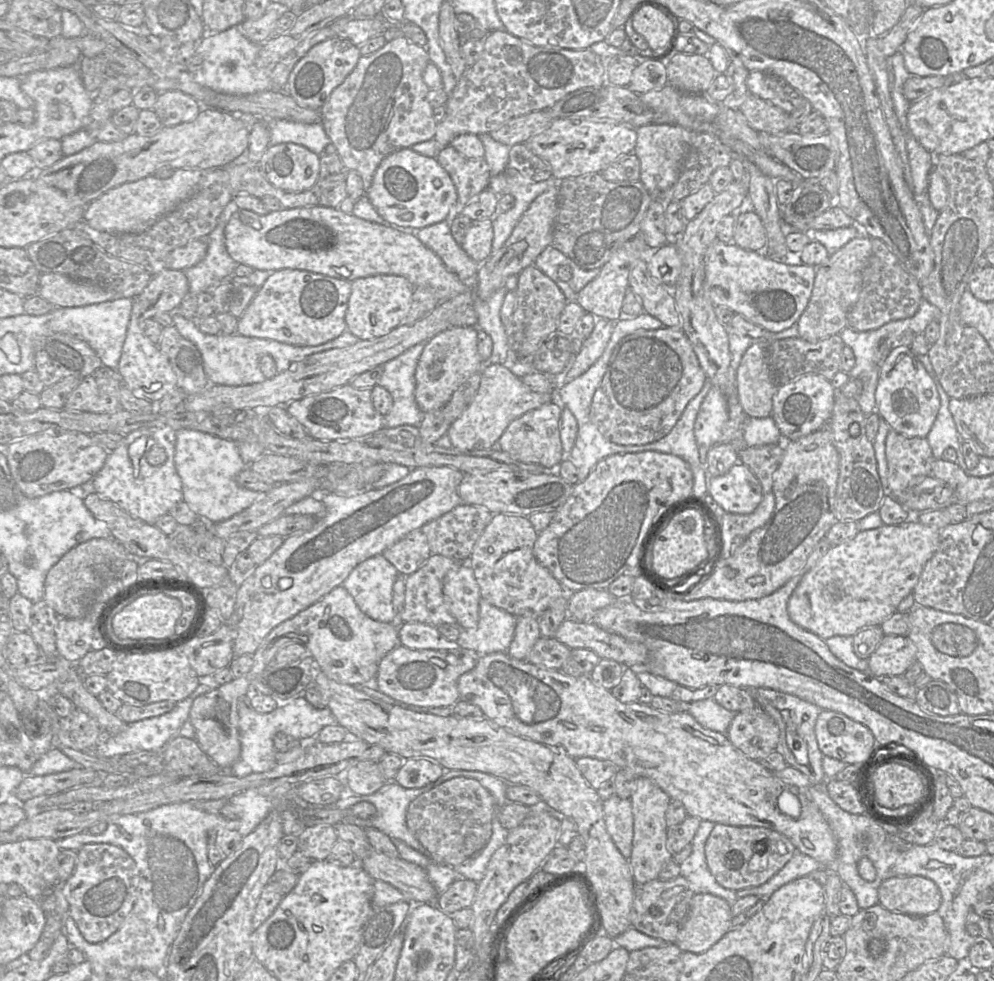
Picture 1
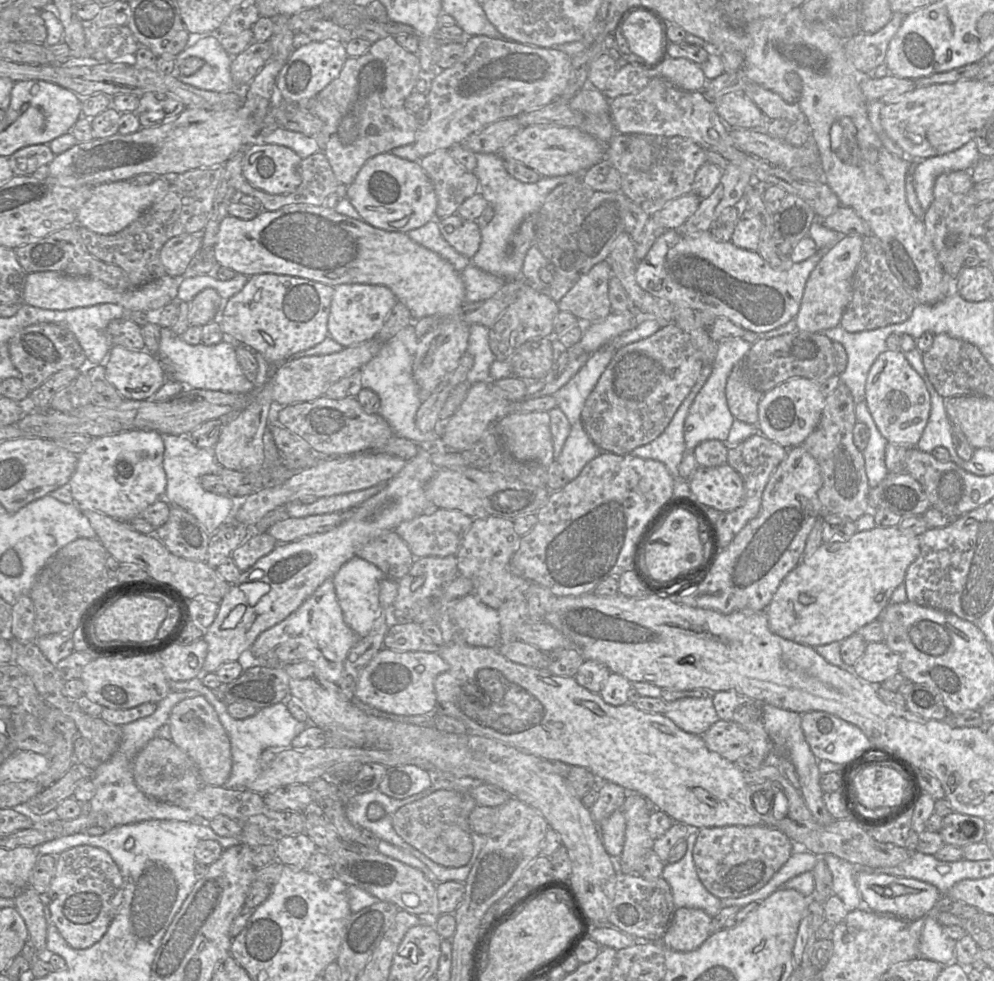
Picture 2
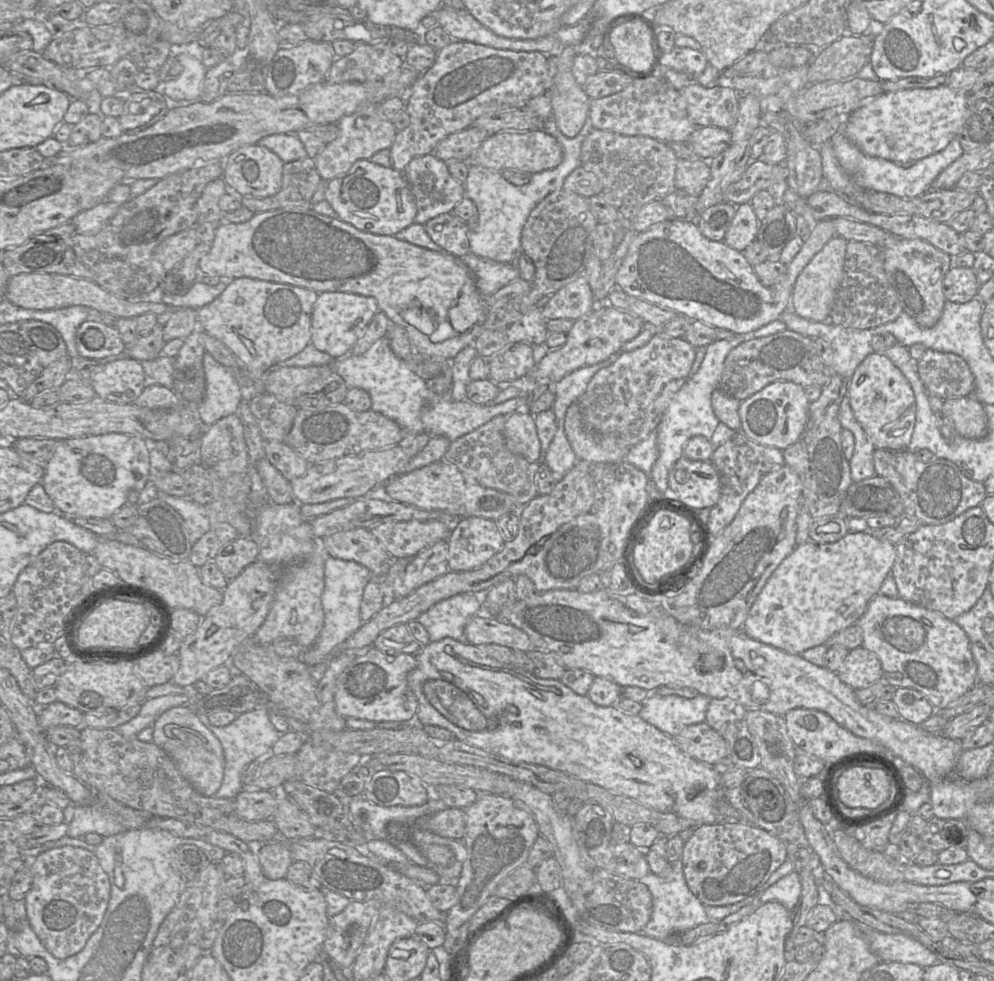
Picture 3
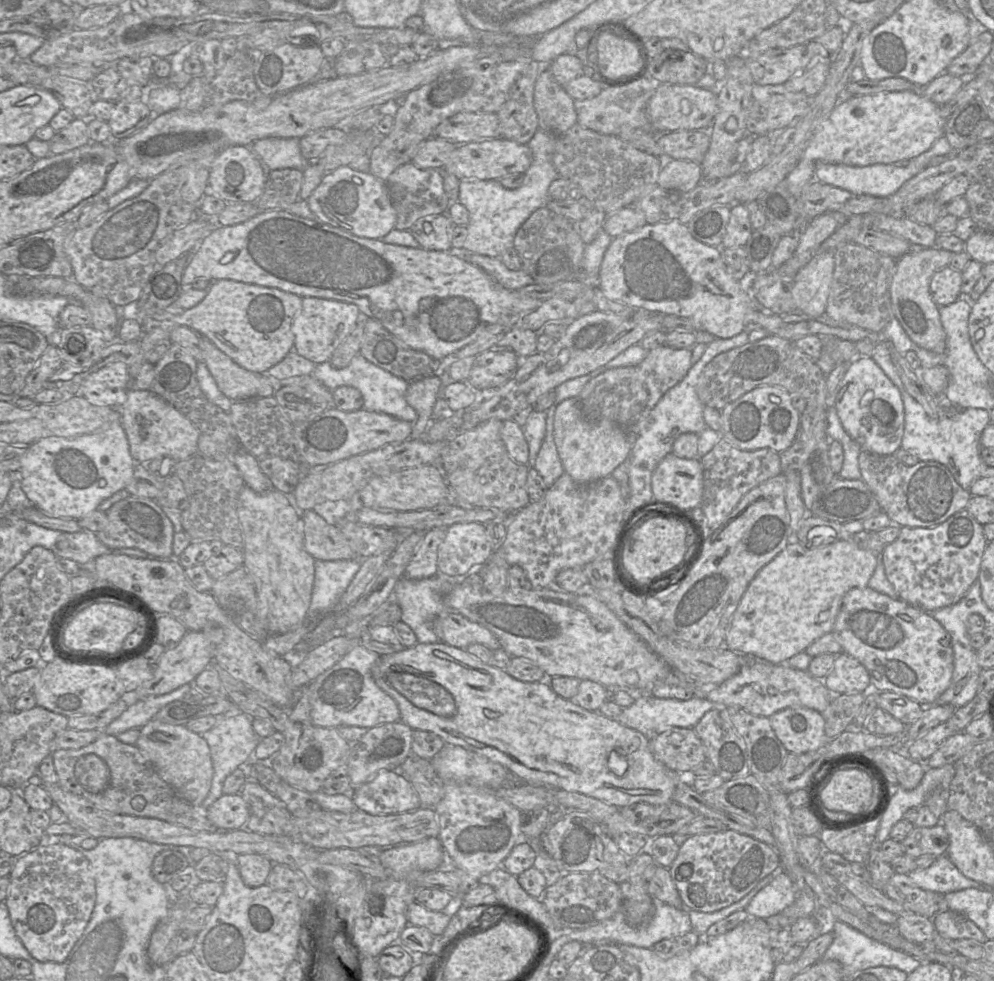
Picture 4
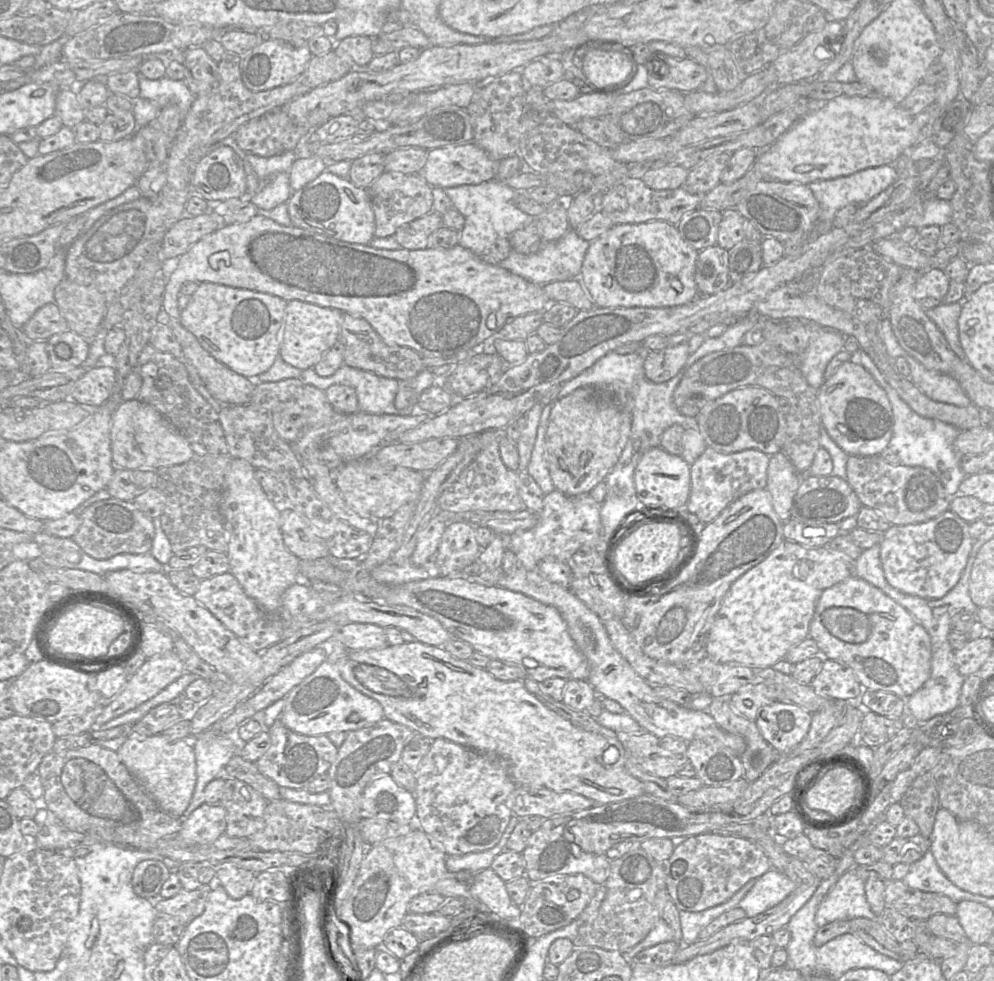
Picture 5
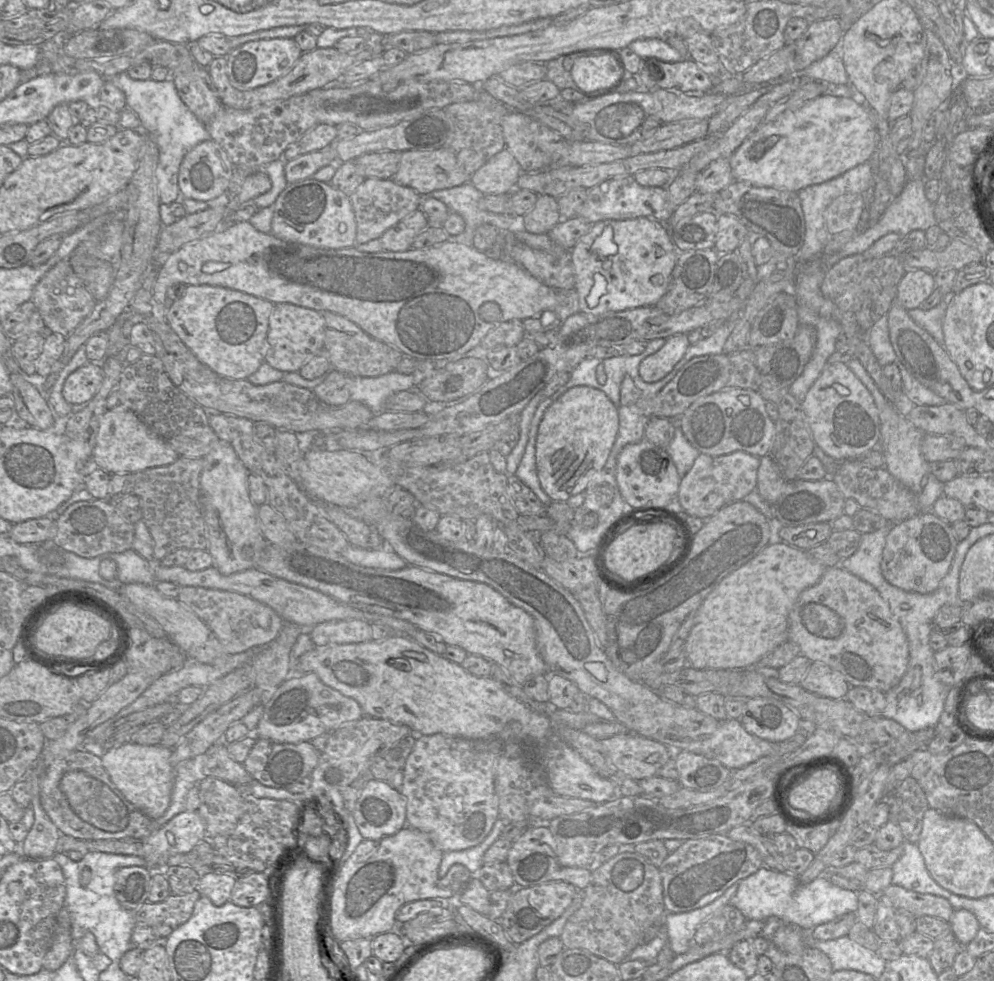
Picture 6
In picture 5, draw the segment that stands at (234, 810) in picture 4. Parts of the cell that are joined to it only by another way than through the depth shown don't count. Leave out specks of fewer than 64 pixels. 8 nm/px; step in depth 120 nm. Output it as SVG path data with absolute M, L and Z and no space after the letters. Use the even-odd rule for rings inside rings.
M220 801L203 803L185 817L178 835L189 845L208 845L223 835L225 829L226 810Z

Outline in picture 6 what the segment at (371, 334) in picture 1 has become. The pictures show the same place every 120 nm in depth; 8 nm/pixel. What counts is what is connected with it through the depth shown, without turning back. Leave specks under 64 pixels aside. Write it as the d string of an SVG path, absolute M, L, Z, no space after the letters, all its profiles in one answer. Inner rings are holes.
M289 303L275 304L269 317L265 362L284 373L298 372L315 355L322 352L325 320L320 311Z

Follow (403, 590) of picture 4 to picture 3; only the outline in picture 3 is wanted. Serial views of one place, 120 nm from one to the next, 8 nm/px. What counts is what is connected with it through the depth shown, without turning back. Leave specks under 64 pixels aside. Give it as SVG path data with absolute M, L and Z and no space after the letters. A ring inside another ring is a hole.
M461 593L438 602L421 614L417 621L427 630L430 642L444 638L467 642L466 623L471 617L481 613L483 613L481 597L474 593Z

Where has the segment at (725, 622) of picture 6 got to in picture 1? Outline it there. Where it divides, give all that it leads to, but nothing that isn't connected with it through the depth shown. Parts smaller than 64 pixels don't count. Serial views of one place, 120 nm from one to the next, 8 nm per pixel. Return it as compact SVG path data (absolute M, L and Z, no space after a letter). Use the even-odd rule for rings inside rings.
M912 516L908 521L897 525L883 524L881 527L875 529L859 531L853 539L850 539L840 545L832 546L826 555L816 564L816 566L804 575L796 589L793 591L787 606L790 619L799 627L814 633L823 640L834 636L853 637L862 629L881 626L885 620L887 620L897 611L897 607L900 602L907 595L913 592L913 589L919 580L925 564L931 559L937 550L939 544L939 533L940 528L926 526Z

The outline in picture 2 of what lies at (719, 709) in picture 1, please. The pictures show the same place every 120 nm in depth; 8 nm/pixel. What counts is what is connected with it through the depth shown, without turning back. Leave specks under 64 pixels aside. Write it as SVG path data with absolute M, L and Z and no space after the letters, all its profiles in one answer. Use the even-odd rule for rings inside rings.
M712 697L668 702L664 714L683 731L696 735L702 735L719 720Z

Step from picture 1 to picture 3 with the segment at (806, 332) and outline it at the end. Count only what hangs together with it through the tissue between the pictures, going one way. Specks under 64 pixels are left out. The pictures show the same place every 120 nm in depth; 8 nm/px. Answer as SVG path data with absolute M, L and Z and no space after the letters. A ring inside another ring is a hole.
M835 235L811 259L798 275L791 298L790 310L807 320L829 322L842 277L848 241Z

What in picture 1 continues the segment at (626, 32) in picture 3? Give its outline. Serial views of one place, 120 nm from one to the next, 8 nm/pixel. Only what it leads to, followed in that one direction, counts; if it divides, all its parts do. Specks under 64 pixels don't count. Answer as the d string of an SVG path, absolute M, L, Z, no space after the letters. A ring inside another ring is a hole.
M642 4L628 19L632 27L648 43L648 48L660 52L672 34L671 21L652 5Z

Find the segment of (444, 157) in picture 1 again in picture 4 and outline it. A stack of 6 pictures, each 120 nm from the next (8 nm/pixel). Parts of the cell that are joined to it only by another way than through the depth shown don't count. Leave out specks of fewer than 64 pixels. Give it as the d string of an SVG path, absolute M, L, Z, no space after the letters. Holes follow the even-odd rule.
M409 162L398 167L386 179L390 201L396 211L395 229L408 230L417 220L437 214L446 214L451 200L443 185L443 172L440 169L421 169Z

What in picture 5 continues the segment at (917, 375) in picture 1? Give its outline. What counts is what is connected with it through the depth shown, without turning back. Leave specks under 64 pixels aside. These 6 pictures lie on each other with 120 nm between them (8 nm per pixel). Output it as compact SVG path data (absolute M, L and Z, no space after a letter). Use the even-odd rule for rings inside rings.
M843 363L817 391L821 424L832 440L849 456L879 456L893 432L893 413L885 390L860 364Z

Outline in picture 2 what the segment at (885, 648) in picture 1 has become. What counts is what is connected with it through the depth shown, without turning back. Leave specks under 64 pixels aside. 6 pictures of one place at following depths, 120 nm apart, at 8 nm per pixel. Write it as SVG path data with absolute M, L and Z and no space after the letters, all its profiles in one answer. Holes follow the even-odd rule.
M885 642L868 643L864 655L853 666L860 678L880 685L886 679L899 673L900 657Z

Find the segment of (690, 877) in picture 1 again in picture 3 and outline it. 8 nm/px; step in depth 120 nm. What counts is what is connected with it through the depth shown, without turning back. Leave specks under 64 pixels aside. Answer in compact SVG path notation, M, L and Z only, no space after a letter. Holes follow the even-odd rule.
M682 859L671 864L672 873L668 877L649 873L641 878L640 882L645 884L652 895L652 914L649 922L640 932L648 937L666 940L675 939L677 934L682 934L701 924L710 922L705 913L705 906L690 891L683 872Z

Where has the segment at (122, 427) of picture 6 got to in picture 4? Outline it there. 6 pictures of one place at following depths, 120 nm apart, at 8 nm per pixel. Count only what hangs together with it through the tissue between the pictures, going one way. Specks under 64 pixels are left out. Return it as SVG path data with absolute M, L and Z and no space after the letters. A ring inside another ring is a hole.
M129 389L127 399L119 410L130 453L137 464L161 456L184 461L198 453L198 440L202 432L182 413L151 390Z

